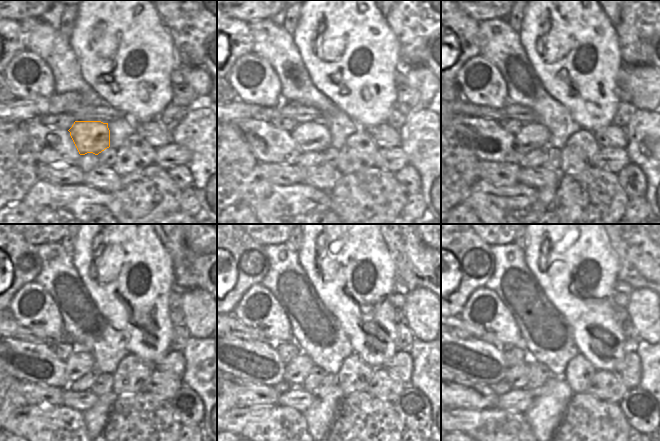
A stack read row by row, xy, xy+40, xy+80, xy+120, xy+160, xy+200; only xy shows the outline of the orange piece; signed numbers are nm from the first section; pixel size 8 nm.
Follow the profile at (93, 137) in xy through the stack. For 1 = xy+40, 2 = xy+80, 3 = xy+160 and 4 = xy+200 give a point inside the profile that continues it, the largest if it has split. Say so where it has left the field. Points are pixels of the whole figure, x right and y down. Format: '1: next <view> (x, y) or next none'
1: next xy+40 (312, 136)
2: next xy+80 (534, 135)
3: next xy+160 (307, 364)
4: next xy+200 (527, 366)

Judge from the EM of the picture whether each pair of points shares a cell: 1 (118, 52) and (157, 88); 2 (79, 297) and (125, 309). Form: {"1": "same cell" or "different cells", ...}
{"1": "same cell", "2": "different cells"}

